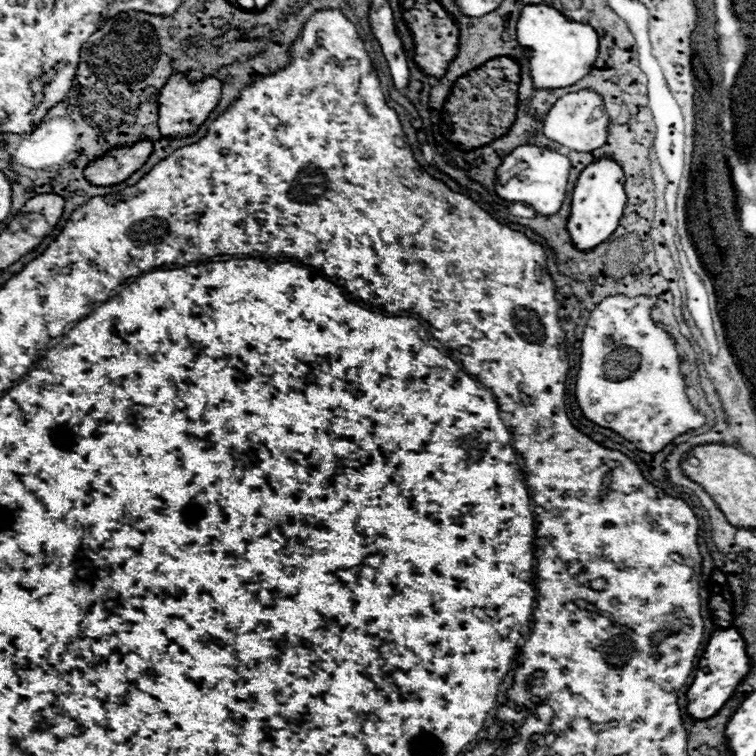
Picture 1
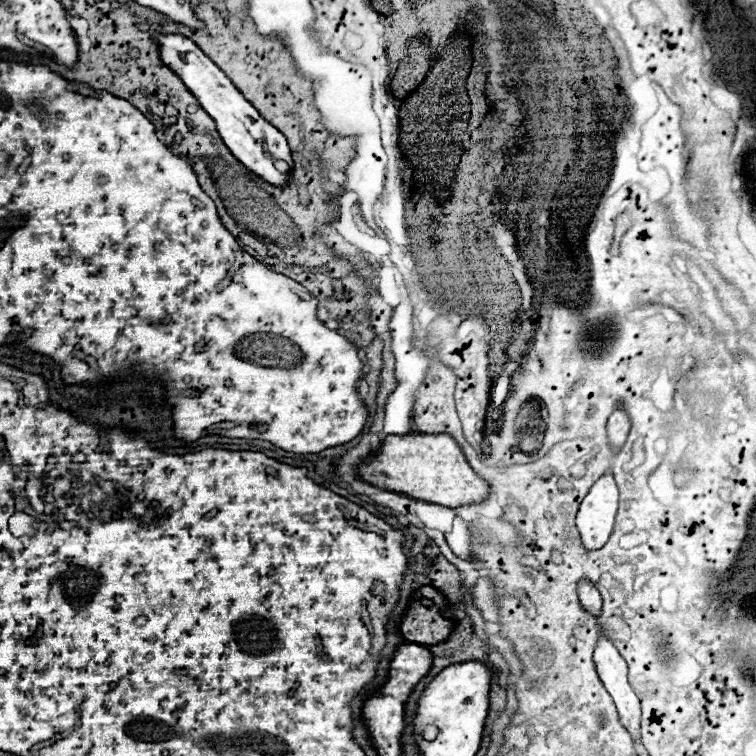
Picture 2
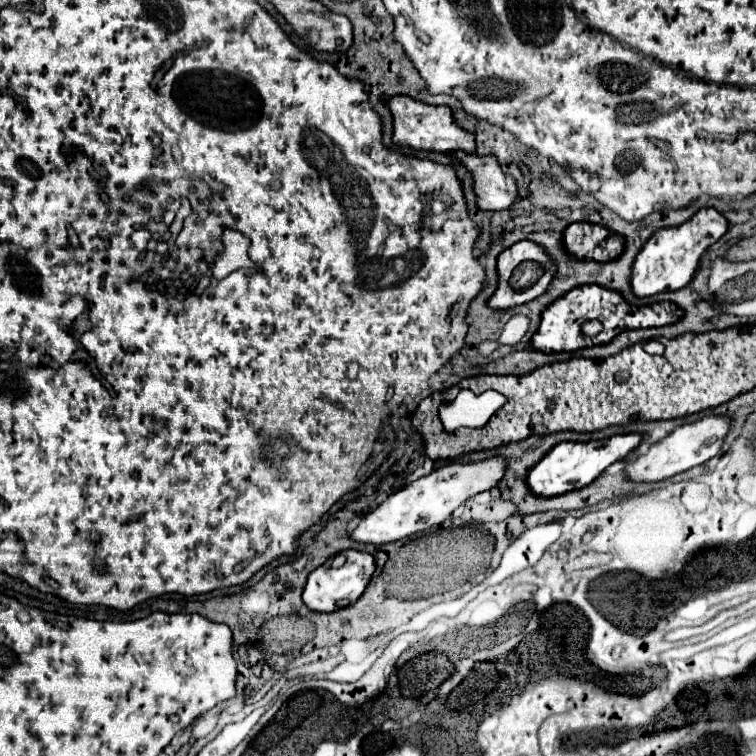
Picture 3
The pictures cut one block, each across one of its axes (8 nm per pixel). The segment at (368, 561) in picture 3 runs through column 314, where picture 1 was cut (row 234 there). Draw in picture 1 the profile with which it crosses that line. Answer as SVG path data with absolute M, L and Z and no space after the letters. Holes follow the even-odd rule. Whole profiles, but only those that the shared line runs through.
M602 158L594 164L590 164L578 178L576 188L572 192L572 206L570 206L570 216L568 216L568 232L578 250L592 250L598 244L602 244L610 234L616 230L618 220L624 212L626 204L626 194L624 194L624 172L622 168L608 160Z

